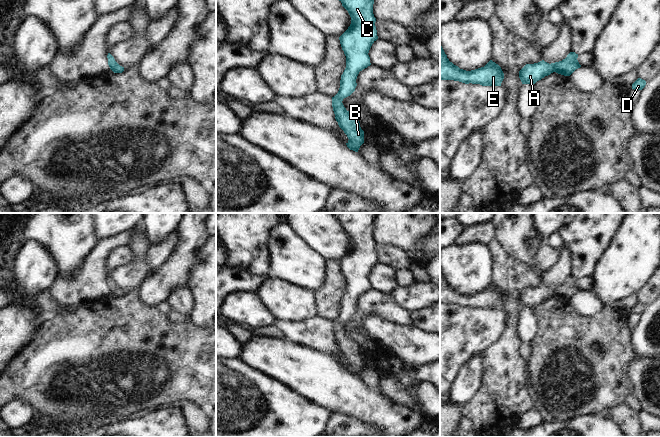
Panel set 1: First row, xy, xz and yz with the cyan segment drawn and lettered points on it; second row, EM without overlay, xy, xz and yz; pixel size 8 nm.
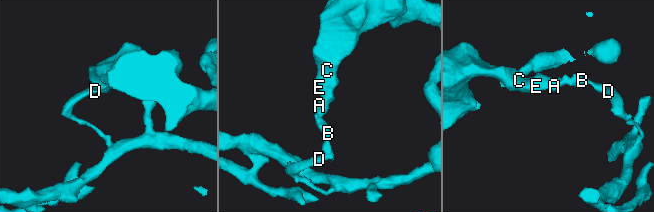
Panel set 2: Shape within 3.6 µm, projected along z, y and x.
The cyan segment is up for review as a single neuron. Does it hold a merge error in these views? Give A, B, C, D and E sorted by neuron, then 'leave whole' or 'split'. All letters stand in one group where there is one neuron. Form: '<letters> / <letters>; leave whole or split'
A C E / B D; split

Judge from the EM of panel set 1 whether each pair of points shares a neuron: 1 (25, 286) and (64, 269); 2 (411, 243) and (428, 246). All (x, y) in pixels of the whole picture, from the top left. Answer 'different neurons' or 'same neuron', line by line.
1: different neurons
2: different neurons

